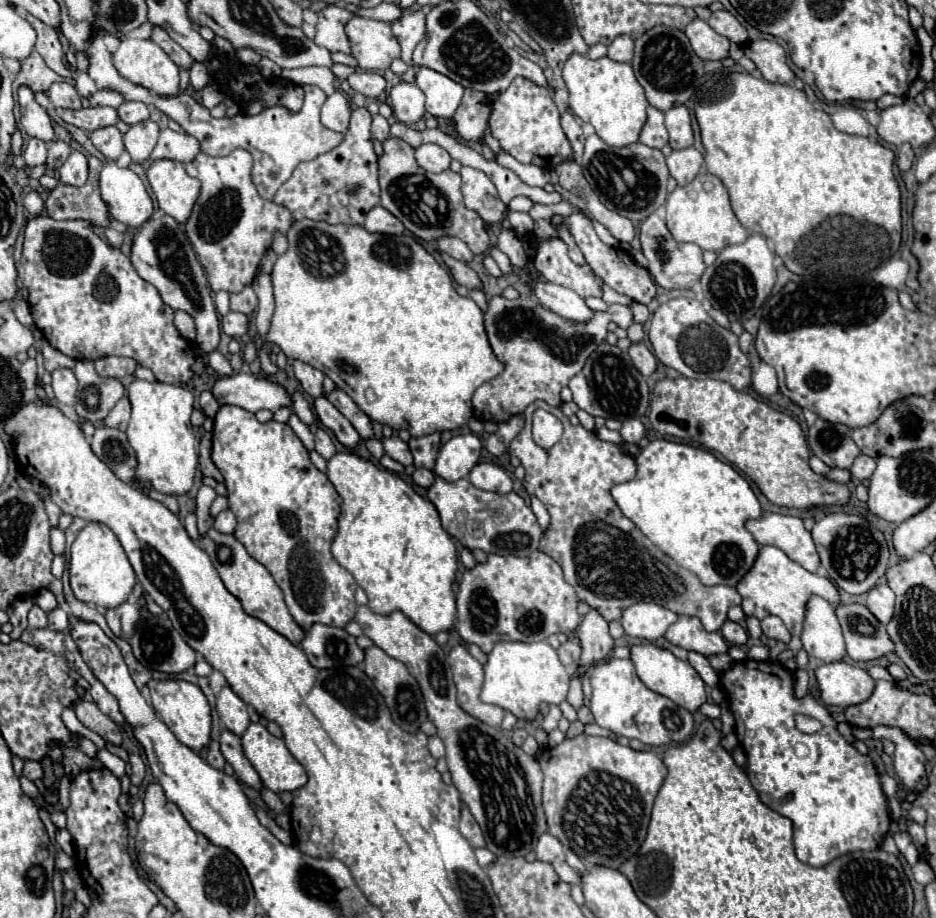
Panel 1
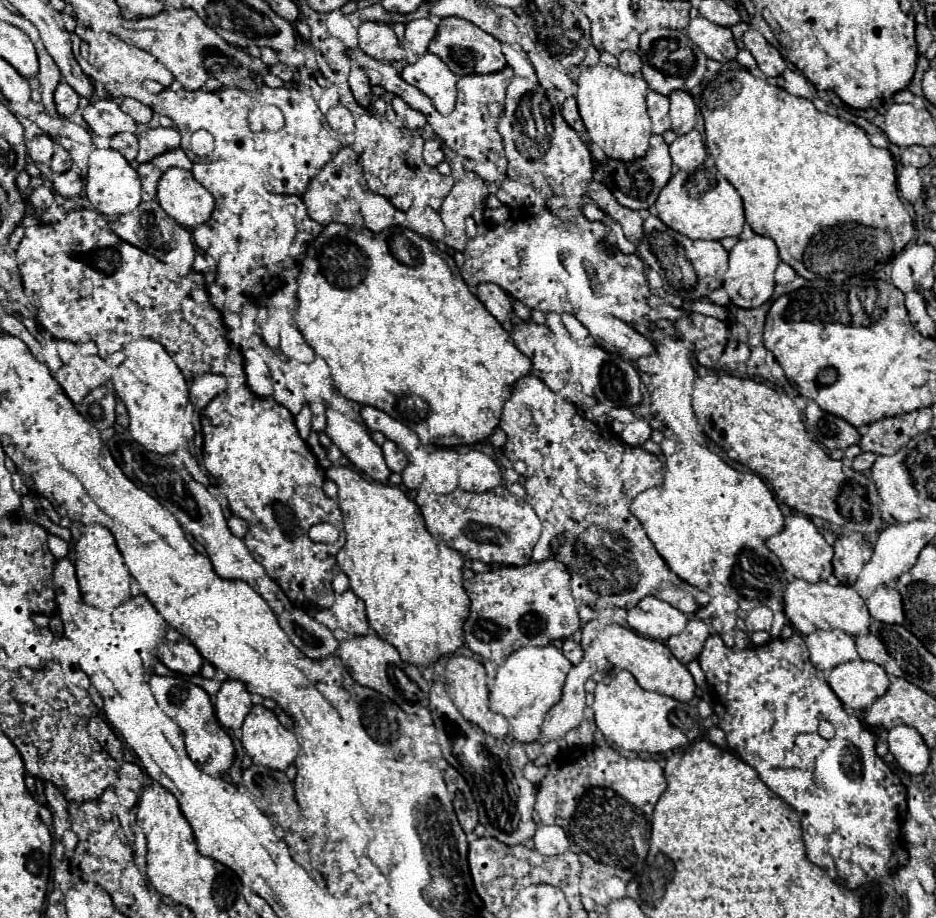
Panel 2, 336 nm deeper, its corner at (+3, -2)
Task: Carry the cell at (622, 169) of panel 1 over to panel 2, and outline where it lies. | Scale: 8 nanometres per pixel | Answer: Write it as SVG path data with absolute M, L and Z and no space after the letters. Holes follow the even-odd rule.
M652 136L648 154L634 158L634 160L618 160L618 158L604 156L602 160L594 162L594 170L600 174L602 186L616 198L616 202L620 206L642 212L656 204L660 190L668 184L668 180L672 176L672 160L668 154L668 146L662 142L662 138Z

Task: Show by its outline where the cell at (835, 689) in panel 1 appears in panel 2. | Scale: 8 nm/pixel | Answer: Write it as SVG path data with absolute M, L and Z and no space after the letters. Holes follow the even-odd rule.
M848 660L846 664L838 664L828 672L828 686L836 698L852 710L870 706L886 692L888 684L890 680L886 672L880 666L864 660Z

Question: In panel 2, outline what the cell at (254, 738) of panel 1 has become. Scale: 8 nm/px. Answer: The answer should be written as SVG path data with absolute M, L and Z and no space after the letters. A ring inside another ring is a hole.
M252 708L242 724L242 746L254 764L286 770L298 758L298 742L292 730L284 730L278 718L264 708Z

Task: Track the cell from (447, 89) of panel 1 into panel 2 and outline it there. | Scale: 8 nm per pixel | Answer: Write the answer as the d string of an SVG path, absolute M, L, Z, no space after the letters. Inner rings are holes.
M424 54L416 64L410 64L402 70L402 78L416 86L420 92L424 92L434 108L440 112L440 114L450 114L452 108L454 108L454 102L456 102L456 76L450 72L450 68L446 68L446 64L442 64L442 60L438 60L438 56L434 54Z

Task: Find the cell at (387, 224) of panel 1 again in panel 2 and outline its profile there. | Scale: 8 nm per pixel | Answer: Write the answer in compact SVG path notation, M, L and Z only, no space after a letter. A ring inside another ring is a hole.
M370 194L362 202L362 220L370 232L380 232L390 226L400 226L406 222L406 214L396 210L384 196Z

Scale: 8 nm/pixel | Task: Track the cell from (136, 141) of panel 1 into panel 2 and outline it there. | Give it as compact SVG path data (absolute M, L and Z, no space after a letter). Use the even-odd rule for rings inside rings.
M164 126L144 128L136 136L138 136L138 156L136 156L138 164L180 144L180 134L174 128L164 128Z

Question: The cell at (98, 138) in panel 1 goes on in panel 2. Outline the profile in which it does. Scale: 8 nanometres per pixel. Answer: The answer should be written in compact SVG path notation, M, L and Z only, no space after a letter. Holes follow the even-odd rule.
M132 132L114 134L114 136L110 136L110 148L112 150L118 150L128 162L132 162L136 158L136 150L138 150L136 136Z

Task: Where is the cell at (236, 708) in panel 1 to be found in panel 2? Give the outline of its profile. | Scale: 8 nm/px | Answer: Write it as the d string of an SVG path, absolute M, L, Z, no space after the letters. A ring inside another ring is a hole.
M226 680L226 682L222 682L222 686L214 698L214 708L216 708L218 720L224 726L236 730L242 726L246 714L252 708L250 692L244 688L242 682Z

